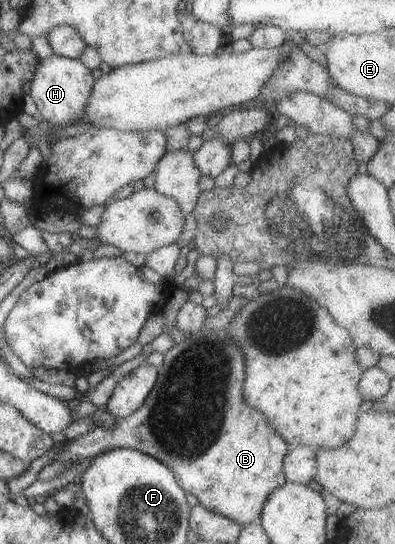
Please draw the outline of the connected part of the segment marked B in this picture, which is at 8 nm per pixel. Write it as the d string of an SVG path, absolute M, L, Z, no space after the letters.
M227 329L191 333L163 354L157 380L139 409L127 417L115 418L110 429L96 427L69 443L59 445L56 461L84 461L112 448L135 449L163 463L175 475L180 489L185 494L193 495L203 509L221 515L241 527L256 522L269 493L285 482L282 460L288 447L267 425L257 409L243 405L243 369L243 353L239 345L231 341Z

